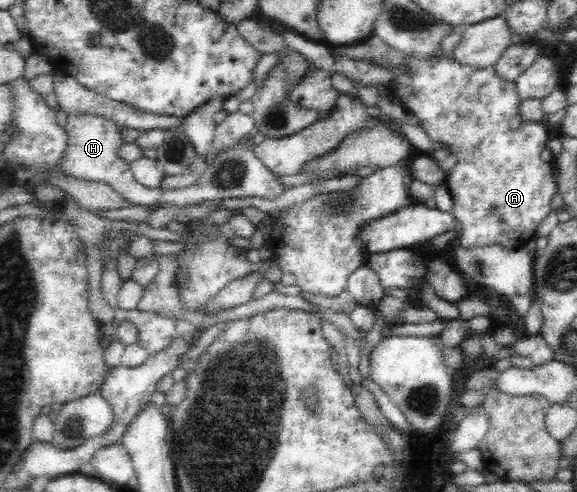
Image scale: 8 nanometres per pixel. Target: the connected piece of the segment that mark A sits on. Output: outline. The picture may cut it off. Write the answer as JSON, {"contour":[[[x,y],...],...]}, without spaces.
{"contour":[[[277,26],[277,31],[283,36],[285,43],[289,48],[294,52],[301,54],[305,60],[308,61],[308,64],[316,68],[320,68],[324,71],[331,73],[332,71],[340,72],[344,76],[348,77],[351,81],[356,81],[362,85],[368,85],[376,87],[379,84],[386,85],[390,89],[392,99],[404,107],[408,113],[414,113],[416,117],[421,121],[421,126],[423,130],[428,134],[428,137],[433,141],[433,143],[444,144],[444,146],[451,147],[453,152],[450,155],[456,156],[458,163],[452,170],[447,172],[447,178],[445,185],[450,194],[452,194],[452,199],[454,200],[454,209],[453,215],[455,219],[460,224],[460,241],[459,244],[463,248],[472,248],[472,246],[490,246],[490,244],[497,244],[498,246],[503,246],[504,248],[520,248],[526,246],[526,243],[535,237],[535,230],[537,226],[541,223],[541,220],[544,220],[544,217],[552,212],[551,201],[554,198],[554,194],[558,191],[558,186],[555,182],[555,169],[552,162],[546,163],[541,160],[541,153],[544,151],[544,148],[547,148],[547,143],[549,142],[548,136],[548,125],[544,125],[542,120],[539,122],[531,122],[522,119],[518,115],[518,108],[521,104],[519,99],[515,81],[508,82],[507,80],[502,80],[495,69],[495,66],[488,66],[488,68],[472,68],[469,64],[463,64],[456,62],[455,60],[448,60],[447,58],[440,58],[439,56],[432,56],[432,58],[412,58],[407,54],[404,54],[402,58],[402,64],[398,66],[380,66],[379,64],[374,64],[373,62],[366,62],[365,60],[354,60],[345,56],[345,54],[339,54],[337,48],[339,45],[329,45],[326,42],[318,42],[312,39],[306,38],[304,35],[298,34],[296,31],[291,31],[290,29],[281,28]]]}

